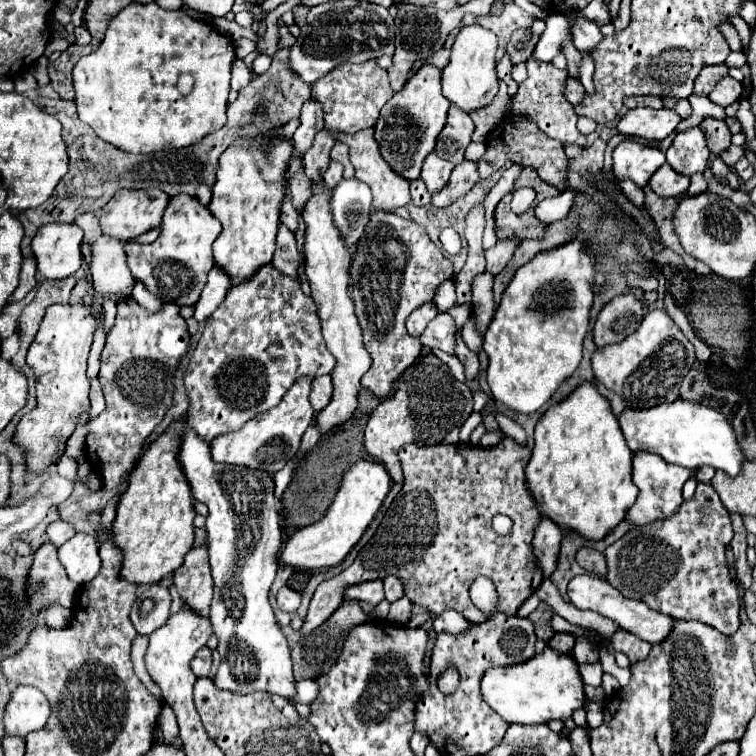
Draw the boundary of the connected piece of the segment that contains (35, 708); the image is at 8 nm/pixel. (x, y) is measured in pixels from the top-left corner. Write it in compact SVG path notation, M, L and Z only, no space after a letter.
M20 685L12 691L12 697L6 705L4 713L6 733L26 737L28 733L38 731L42 725L46 725L48 715L50 707L42 691L38 691L36 687Z

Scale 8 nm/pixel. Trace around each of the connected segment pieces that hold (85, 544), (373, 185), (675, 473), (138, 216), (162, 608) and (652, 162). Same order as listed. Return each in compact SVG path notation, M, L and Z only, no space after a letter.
M76 533L58 549L58 557L66 567L68 577L78 585L88 583L100 571L100 555L96 547L96 537L92 535Z
M362 129L354 135L344 135L344 137L339 137L339 133L335 132L334 137L350 147L350 161L352 161L354 171L356 171L354 175L360 181L370 185L370 189L372 189L372 209L374 211L394 213L394 209L406 207L410 203L410 191L408 191L406 179L398 179L398 175L394 175L394 171L390 171L390 167L386 167L386 161L382 159L382 155L378 151L378 143L374 139L372 129Z
M646 451L642 455L634 455L632 479L638 485L640 495L638 495L634 507L630 507L626 519L632 525L642 525L642 523L650 523L654 519L662 519L662 517L674 515L674 511L678 511L678 507L682 503L682 485L686 483L686 479L690 475L692 475L690 469L666 463L664 459L658 459L658 455L650 455Z
M122 189L118 191L100 211L100 227L102 233L108 237L114 237L118 241L130 241L154 227L160 227L164 209L168 203L168 195L164 191L144 191L144 189Z
M150 585L138 593L130 621L140 635L150 635L158 627L162 627L170 617L170 593L162 585Z
M622 141L614 153L614 175L630 177L638 187L644 187L656 169L664 165L664 153L656 147L644 147L636 141Z

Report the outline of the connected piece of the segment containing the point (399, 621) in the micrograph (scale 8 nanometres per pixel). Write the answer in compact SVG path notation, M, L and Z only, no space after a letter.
M402 597L398 601L394 601L390 605L390 613L388 613L388 621L392 621L396 627L404 627L406 621L410 619L410 609L412 609L412 603L408 597Z

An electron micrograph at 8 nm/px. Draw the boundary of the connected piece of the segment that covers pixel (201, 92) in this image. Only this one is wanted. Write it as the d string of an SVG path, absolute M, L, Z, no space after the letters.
M130 3L112 21L98 51L82 57L74 67L78 117L106 143L126 153L154 153L184 149L226 125L230 71L234 43L230 37L214 37L214 29L192 19L184 11L166 11L156 3Z

